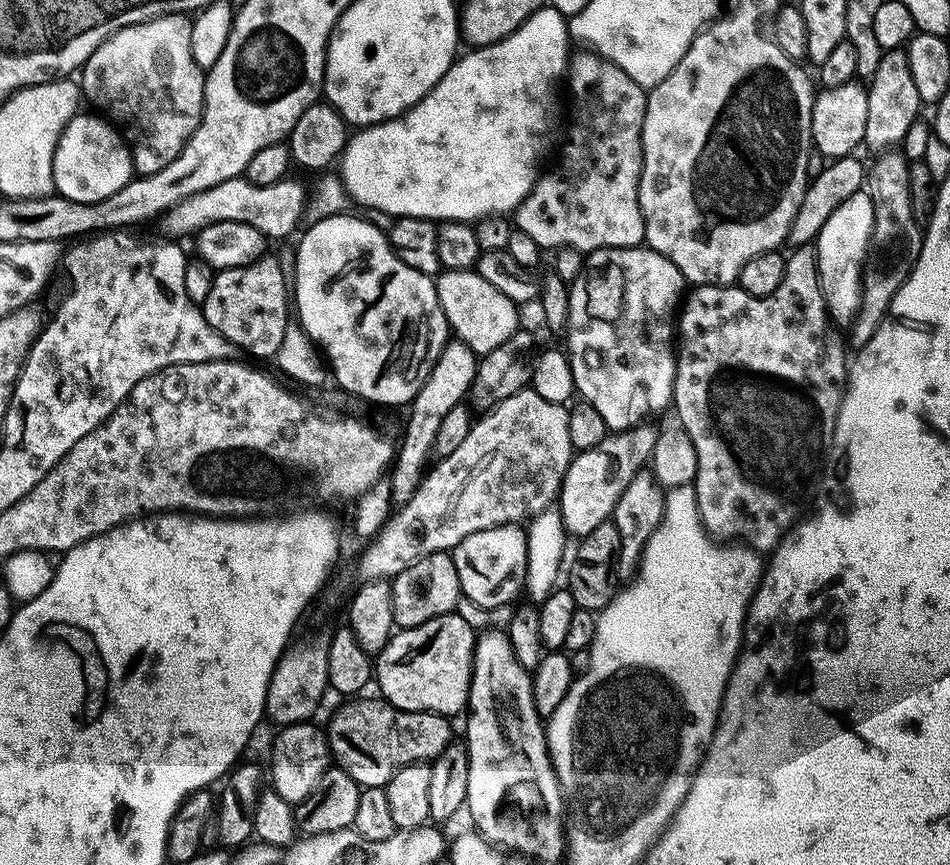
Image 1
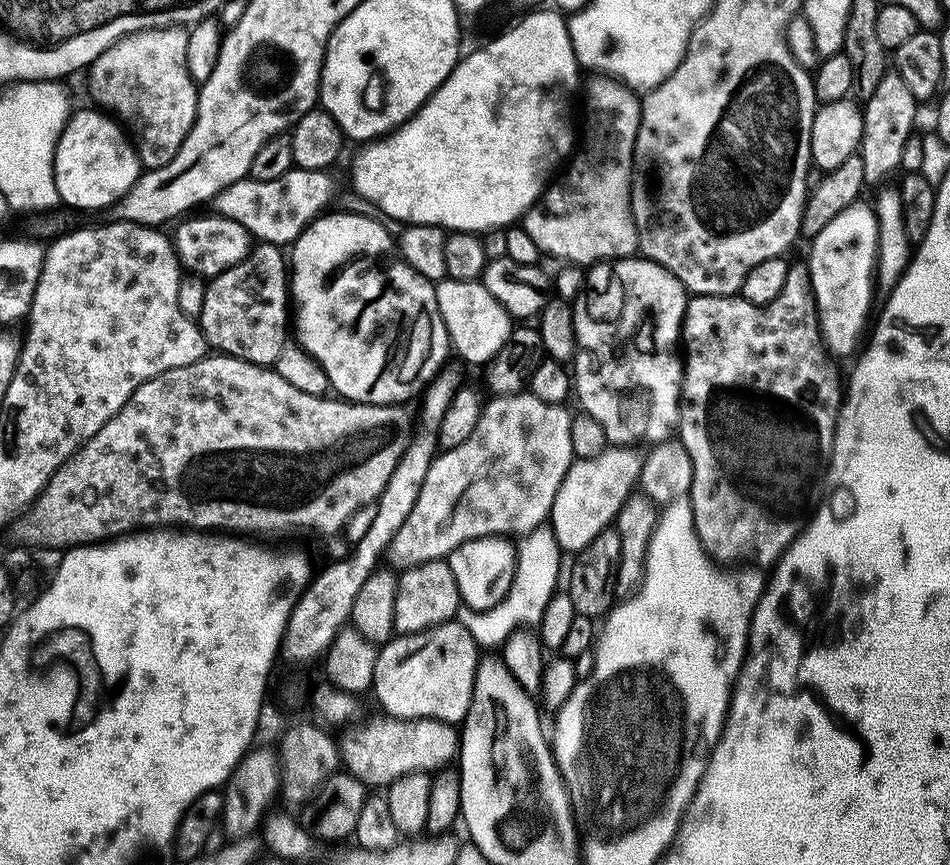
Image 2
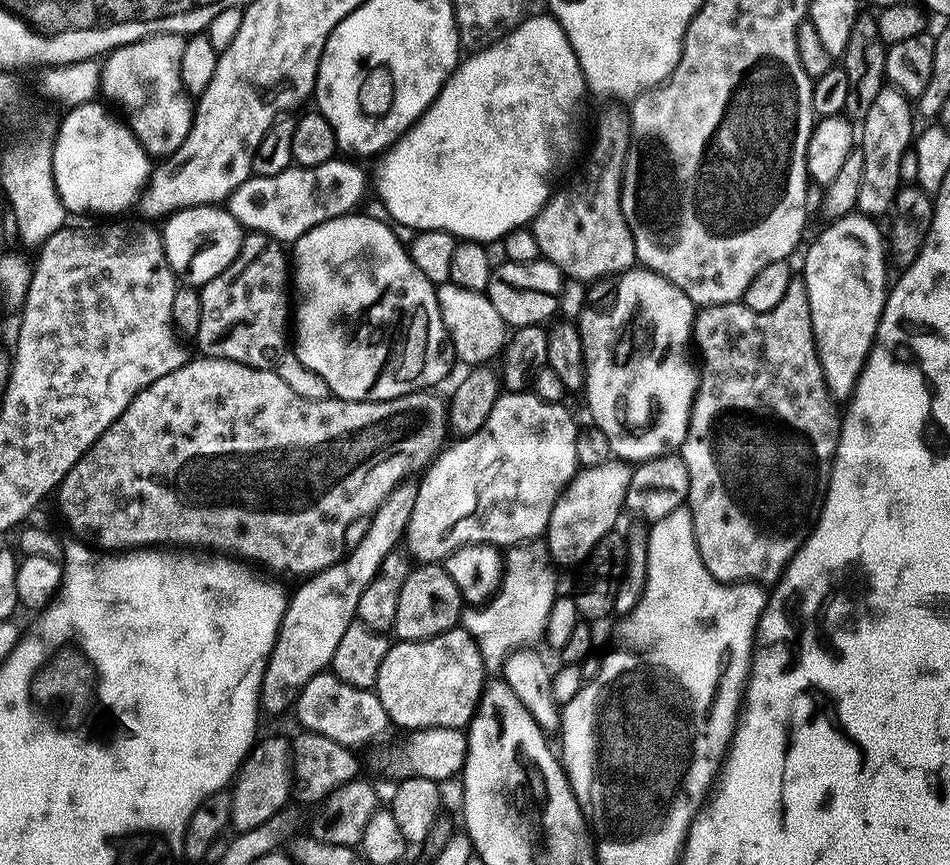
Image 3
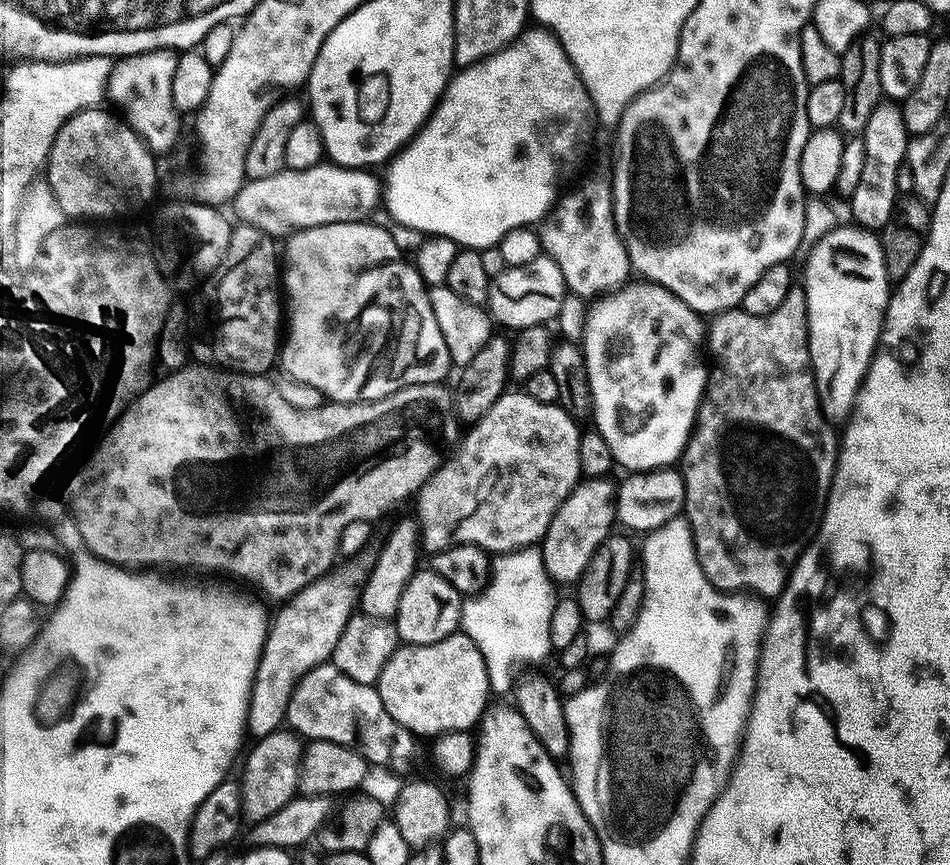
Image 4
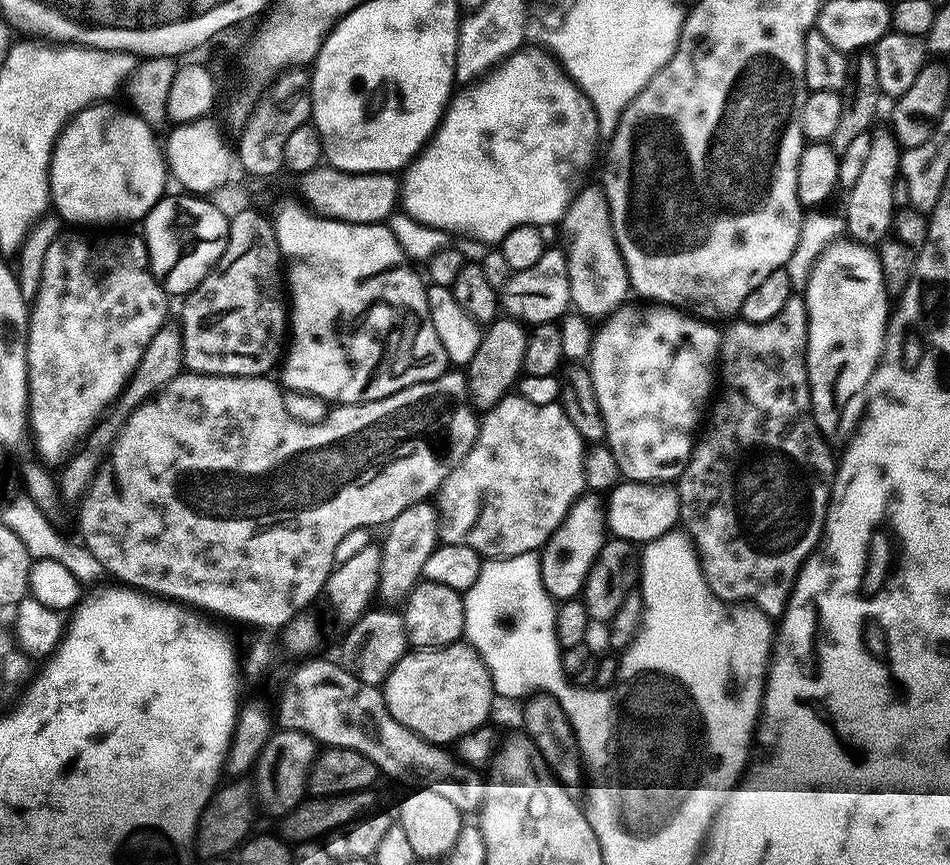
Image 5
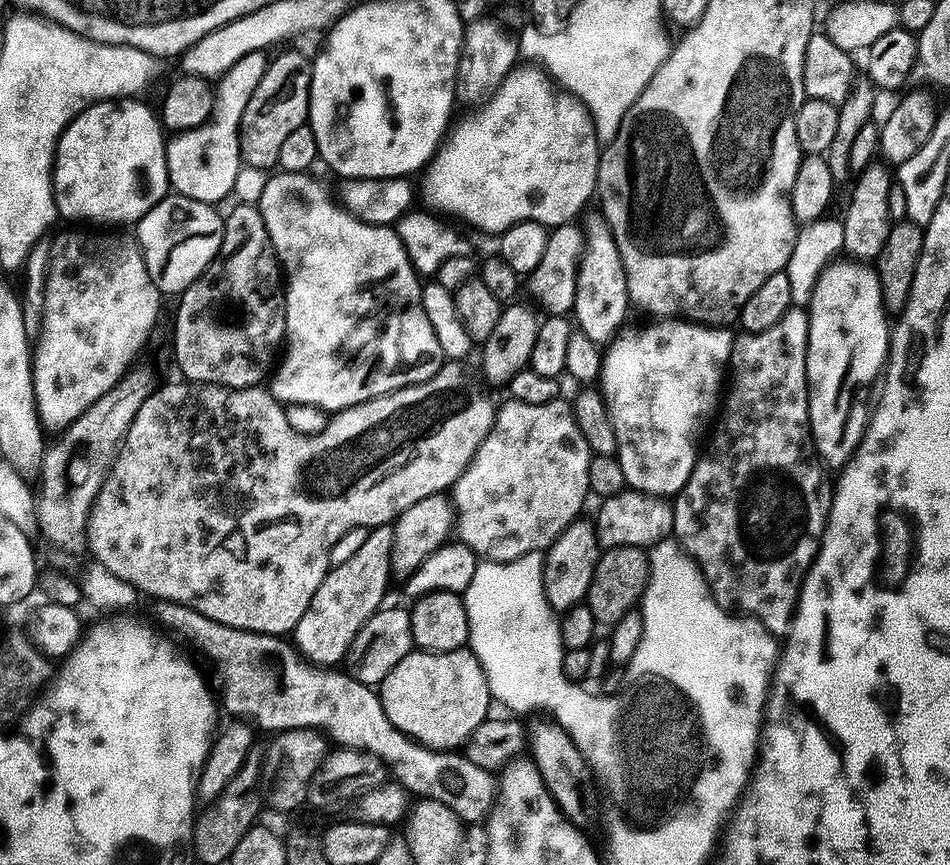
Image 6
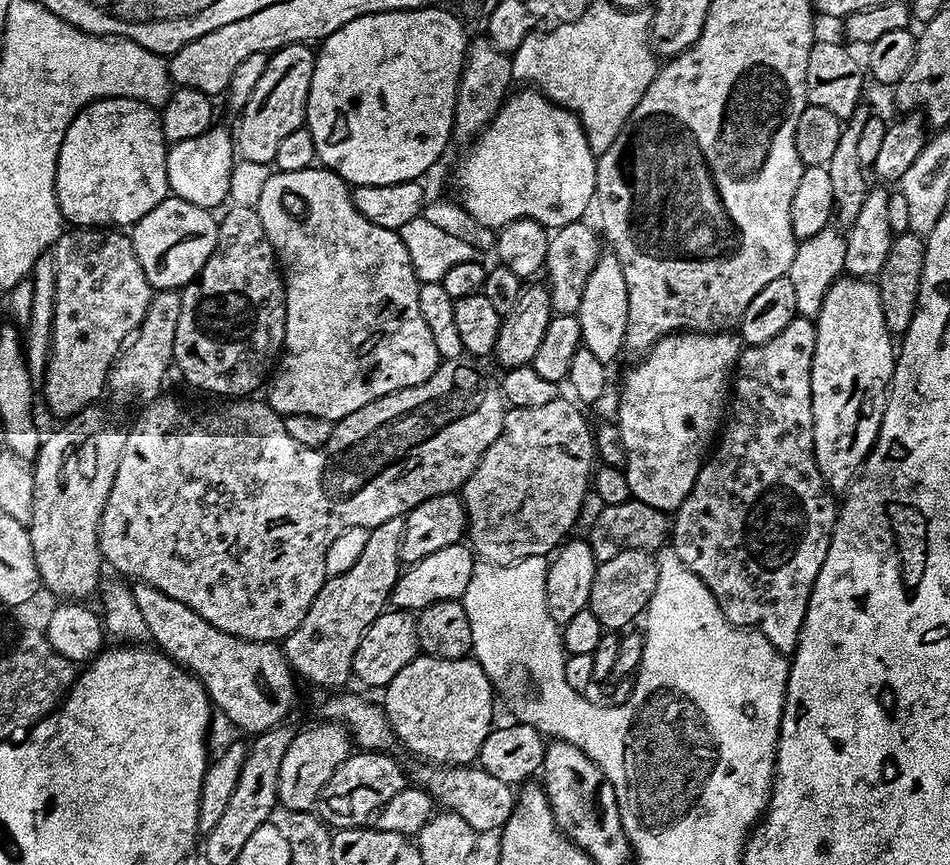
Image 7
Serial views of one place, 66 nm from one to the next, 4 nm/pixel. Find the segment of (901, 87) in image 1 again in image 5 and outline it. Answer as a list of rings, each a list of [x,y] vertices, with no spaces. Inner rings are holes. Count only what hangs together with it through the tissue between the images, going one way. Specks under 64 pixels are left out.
[[[891,131],[871,133],[870,155],[862,165],[862,174],[858,182],[847,193],[848,205],[842,209],[847,220],[847,235],[860,244],[879,245],[892,227],[892,213],[896,211],[894,202],[894,182],[900,175],[900,157],[902,149]]]

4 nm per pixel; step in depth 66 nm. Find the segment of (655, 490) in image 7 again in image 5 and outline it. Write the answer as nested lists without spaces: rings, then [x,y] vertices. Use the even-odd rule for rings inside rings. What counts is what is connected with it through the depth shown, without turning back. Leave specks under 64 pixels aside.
[[[628,302],[617,308],[601,323],[605,323],[601,328],[595,329],[590,371],[597,405],[603,416],[606,443],[614,450],[614,458],[618,458],[621,477],[656,482],[663,477],[660,475],[664,468],[679,465],[692,454],[696,408],[703,406],[704,399],[706,404],[713,391],[720,336],[715,323],[705,322],[675,306],[665,306],[660,302],[636,303],[640,304]]]

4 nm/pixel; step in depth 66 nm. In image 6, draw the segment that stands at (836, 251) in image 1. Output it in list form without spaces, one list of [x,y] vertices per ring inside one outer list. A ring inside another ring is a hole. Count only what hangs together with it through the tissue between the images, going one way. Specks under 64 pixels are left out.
[[[852,258],[840,259],[833,259],[821,270],[806,308],[808,424],[823,463],[833,464],[836,470],[843,469],[860,444],[859,431],[844,432],[852,412],[852,395],[881,375],[890,339],[890,320],[884,310],[875,267]]]

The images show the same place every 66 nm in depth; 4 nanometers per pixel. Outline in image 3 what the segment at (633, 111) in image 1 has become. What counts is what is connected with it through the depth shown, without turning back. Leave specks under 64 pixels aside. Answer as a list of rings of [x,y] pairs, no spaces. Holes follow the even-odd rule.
[[[620,108],[602,109],[596,120],[592,149],[580,173],[565,188],[557,187],[549,195],[548,203],[530,222],[541,257],[549,264],[555,264],[565,277],[591,282],[611,272],[627,272],[637,263],[629,217],[626,212],[624,216],[624,208],[620,205],[630,163],[628,147],[631,149],[633,144],[629,113]]]

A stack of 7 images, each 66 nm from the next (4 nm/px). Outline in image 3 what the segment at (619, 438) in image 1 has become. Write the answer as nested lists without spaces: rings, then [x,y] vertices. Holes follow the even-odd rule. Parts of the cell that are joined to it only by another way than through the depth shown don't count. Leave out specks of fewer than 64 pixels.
[[[619,458],[602,462],[598,466],[580,468],[568,487],[561,492],[550,514],[546,533],[547,553],[560,564],[576,564],[588,559],[592,547],[608,532],[617,527],[616,519],[624,512],[624,499],[632,481],[634,468]]]

